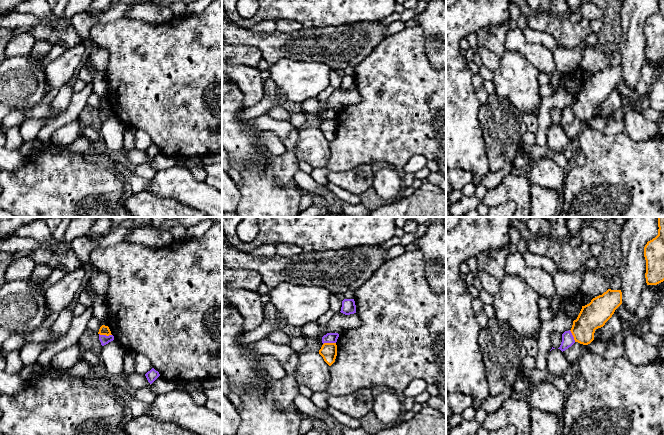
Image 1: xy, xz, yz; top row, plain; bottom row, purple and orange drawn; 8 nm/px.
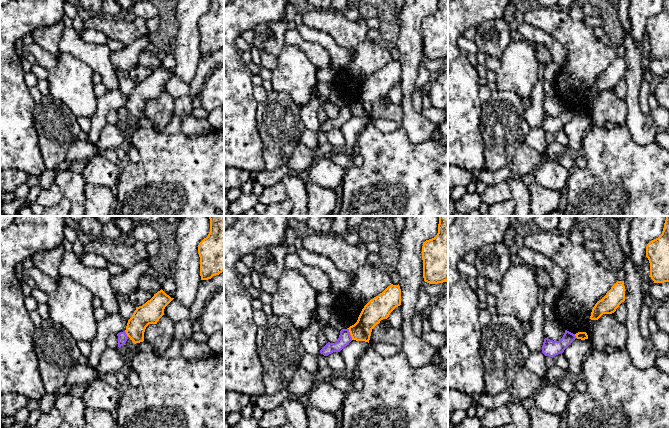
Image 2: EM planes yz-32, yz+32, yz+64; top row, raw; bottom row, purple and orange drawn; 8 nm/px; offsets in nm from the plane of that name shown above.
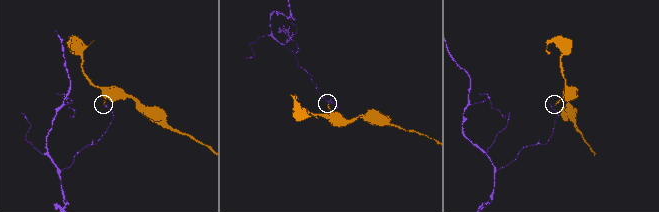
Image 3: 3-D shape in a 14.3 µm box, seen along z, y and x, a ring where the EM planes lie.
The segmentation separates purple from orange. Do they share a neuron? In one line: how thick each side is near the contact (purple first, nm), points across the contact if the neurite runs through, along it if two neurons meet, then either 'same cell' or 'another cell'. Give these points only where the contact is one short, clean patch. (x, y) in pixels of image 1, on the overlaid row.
calibres 70 and 80 nm; border xy (99, 333), (111, 335); another cell

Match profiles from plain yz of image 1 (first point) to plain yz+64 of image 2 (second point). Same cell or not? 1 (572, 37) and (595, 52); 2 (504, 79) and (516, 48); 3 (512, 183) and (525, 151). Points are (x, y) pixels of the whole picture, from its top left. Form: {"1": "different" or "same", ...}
{"1": "same", "2": "same", "3": "same"}

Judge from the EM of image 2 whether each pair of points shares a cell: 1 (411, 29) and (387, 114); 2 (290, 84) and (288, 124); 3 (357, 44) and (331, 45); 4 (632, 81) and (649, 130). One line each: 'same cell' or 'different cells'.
1: different cells
2: different cells
3: different cells
4: same cell

